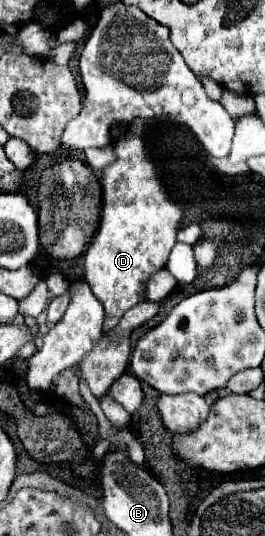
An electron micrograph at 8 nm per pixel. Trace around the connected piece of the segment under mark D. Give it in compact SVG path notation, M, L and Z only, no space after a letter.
M136 119L132 131L114 145L118 159L102 171L100 229L84 253L84 279L106 313L104 333L110 333L128 309L146 301L146 283L152 273L166 267L182 219L182 209L166 193L158 169L148 157L142 137L146 123L150 121Z

